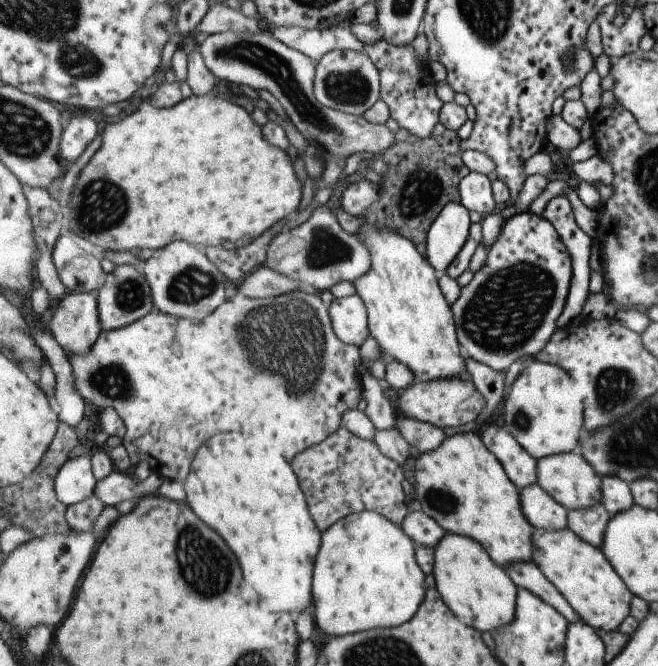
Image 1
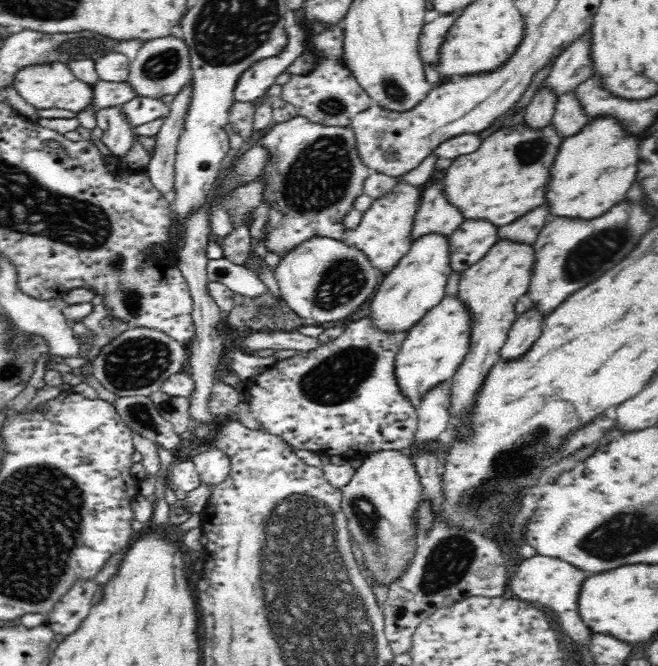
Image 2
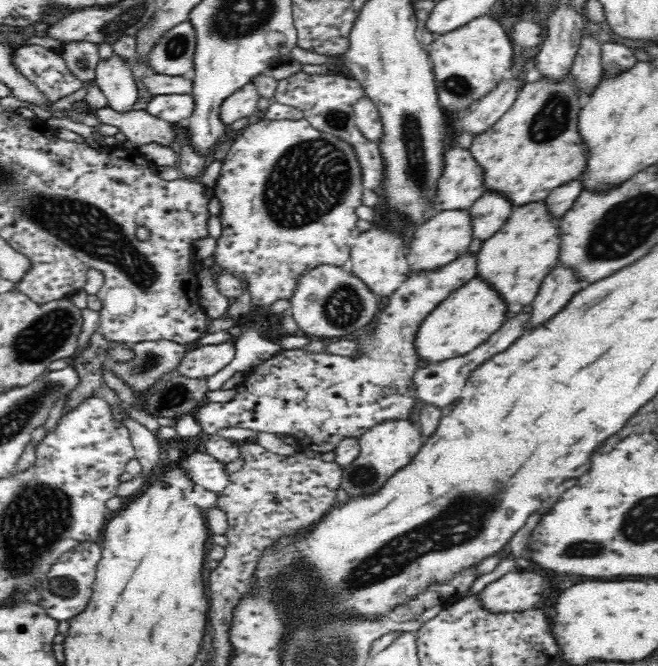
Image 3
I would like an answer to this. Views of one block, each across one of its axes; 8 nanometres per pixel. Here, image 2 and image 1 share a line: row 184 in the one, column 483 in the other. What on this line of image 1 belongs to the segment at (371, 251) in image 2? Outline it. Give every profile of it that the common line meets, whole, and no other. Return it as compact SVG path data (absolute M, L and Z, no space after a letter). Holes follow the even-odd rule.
M445 378L433 382L415 381L399 394L398 399L398 411L403 416L441 428L457 428L457 426L473 424L487 406L485 396L477 390L473 380L463 380L463 378Z

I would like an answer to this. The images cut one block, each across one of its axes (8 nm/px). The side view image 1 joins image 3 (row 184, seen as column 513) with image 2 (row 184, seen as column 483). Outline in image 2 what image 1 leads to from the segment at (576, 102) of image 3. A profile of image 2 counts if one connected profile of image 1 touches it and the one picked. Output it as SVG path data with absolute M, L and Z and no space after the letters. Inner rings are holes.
M523 124L494 131L480 144L478 150L453 160L442 178L442 195L446 197L448 203L462 213L464 221L488 221L494 227L513 223L517 218L543 204L544 186L551 180L550 166L563 140L557 137L552 126L546 126L542 132L534 132Z

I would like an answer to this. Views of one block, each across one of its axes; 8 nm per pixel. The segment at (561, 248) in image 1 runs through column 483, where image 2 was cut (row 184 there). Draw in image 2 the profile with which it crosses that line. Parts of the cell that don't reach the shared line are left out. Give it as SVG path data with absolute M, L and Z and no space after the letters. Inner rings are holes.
M297 115L291 120L273 124L259 139L257 144L266 147L271 154L262 171L266 179L263 202L269 208L265 224L268 251L285 254L312 236L328 236L345 241L344 232L348 230L344 229L340 218L352 210L354 200L363 194L363 185L371 173L360 161L351 126L315 124Z

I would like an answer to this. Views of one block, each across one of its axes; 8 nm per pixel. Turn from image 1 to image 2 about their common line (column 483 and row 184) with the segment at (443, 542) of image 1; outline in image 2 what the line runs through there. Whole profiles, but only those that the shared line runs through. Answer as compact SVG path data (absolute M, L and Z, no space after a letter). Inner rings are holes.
M606 118L606 120L594 120L594 122L590 122L578 136L574 136L574 138L566 138L561 143L561 146L556 152L556 156L554 156L554 162L552 162L550 168L550 177L551 180L549 181L546 186L544 186L544 201L543 204L546 205L546 210L548 210L548 219L552 218L562 218L566 217L569 219L582 219L582 220L592 220L598 218L599 216L605 215L612 206L616 206L618 202L624 201L624 194L628 192L632 183L635 182L637 168L636 164L638 164L638 138L636 136L629 136L622 128L617 124L616 120L612 118Z

